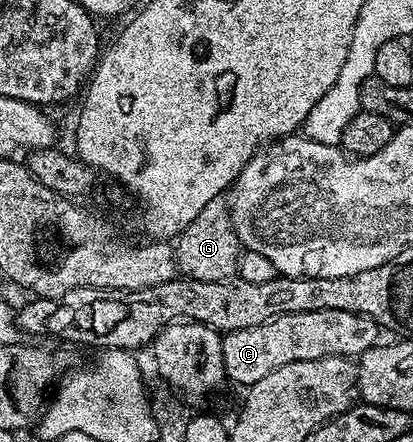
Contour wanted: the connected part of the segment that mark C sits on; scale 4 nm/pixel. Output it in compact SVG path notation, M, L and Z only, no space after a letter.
M298 311L271 317L258 327L239 329L222 337L224 375L229 382L237 381L241 387L258 383L262 375L283 367L286 363L298 363L302 359L323 357L359 358L381 340L382 330L374 319L354 311Z

